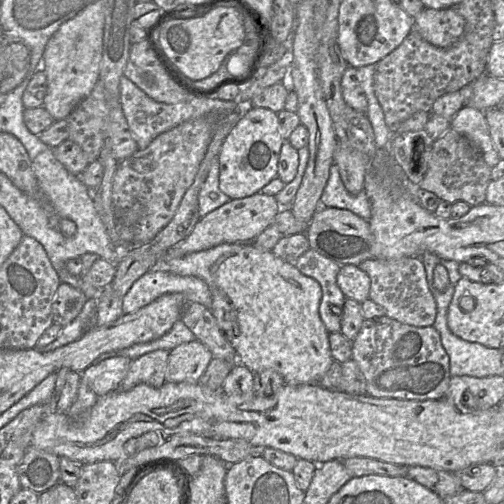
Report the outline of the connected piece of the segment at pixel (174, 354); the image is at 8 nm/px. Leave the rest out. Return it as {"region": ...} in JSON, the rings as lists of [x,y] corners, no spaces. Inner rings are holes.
{"region":[[[199,340],[182,343],[169,353],[165,382],[198,383],[212,359]]]}

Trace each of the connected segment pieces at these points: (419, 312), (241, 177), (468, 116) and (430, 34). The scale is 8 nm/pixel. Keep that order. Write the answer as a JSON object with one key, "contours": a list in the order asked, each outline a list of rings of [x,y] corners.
{"contours":[[[[419,257],[392,260],[371,258],[357,266],[370,277],[369,298],[385,308],[387,317],[416,327],[434,324],[437,304],[427,283],[425,267]]],[[[263,107],[248,108],[225,137],[219,153],[219,188],[230,199],[239,199],[261,192],[278,175],[278,160],[284,139],[280,134],[277,113]]],[[[464,105],[450,120],[451,128],[468,138],[493,168],[501,158],[493,144],[484,111]]],[[[452,7],[424,9],[414,17],[414,29],[430,44],[447,48],[457,42],[465,28],[465,19]]]]}

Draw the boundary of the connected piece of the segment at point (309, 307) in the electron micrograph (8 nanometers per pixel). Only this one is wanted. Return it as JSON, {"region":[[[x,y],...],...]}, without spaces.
{"region":[[[223,243],[206,250],[189,253],[179,258],[168,257],[166,251],[160,259],[160,265],[157,268],[181,276],[196,276],[206,282],[212,297],[210,310],[215,317],[219,328],[236,351],[238,363],[246,366],[253,373],[272,369],[278,372],[283,377],[285,383],[289,385],[318,384],[319,380],[324,376],[333,363],[334,359],[331,355],[328,338],[329,332],[319,315],[319,306],[322,298],[322,289],[320,284],[314,278],[301,273],[295,264],[289,263],[275,256],[272,251],[257,249],[252,243]]]}

